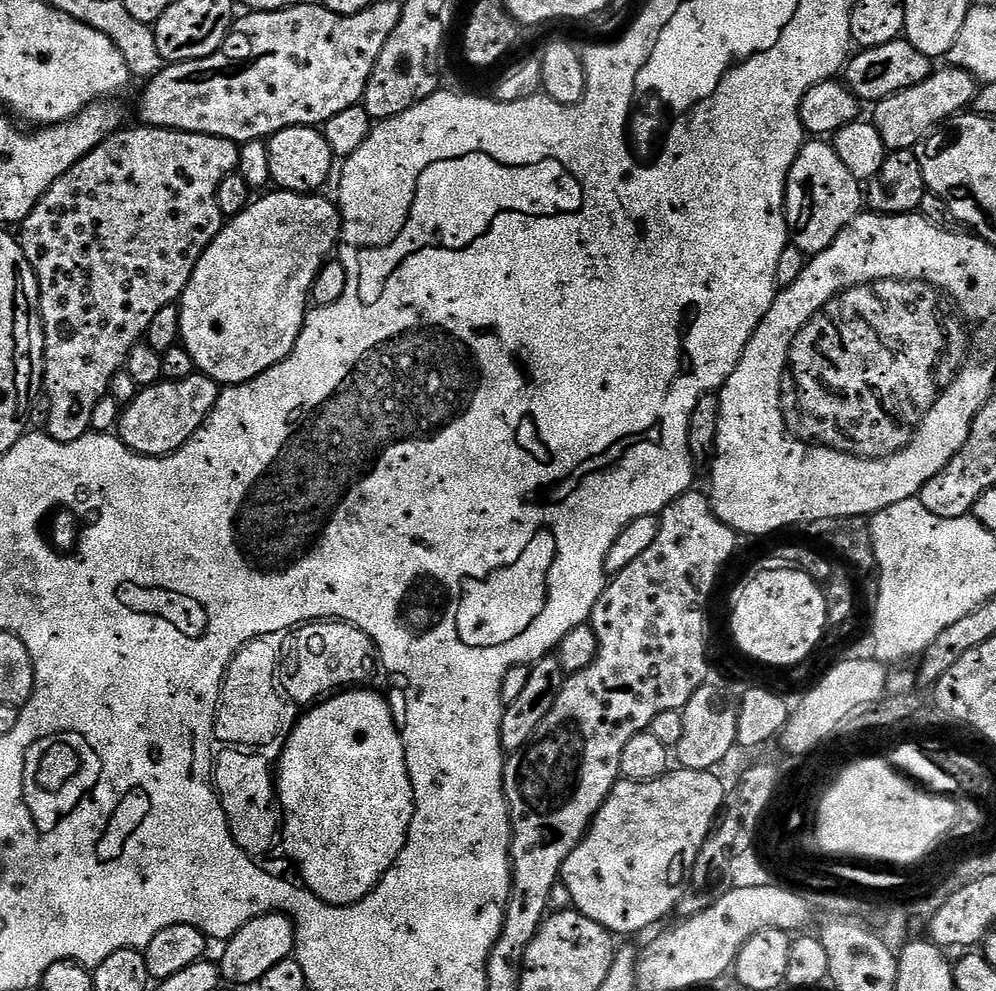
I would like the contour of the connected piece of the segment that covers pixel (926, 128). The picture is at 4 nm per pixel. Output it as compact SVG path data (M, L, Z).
M944 66L944 69L934 70L918 86L910 86L910 90L902 90L890 98L879 101L875 105L876 113L870 116L871 123L876 125L878 134L882 134L882 142L892 152L912 150L921 142L933 135L936 127L939 129L953 116L959 116L964 108L973 103L978 91L978 81L969 72L961 68Z

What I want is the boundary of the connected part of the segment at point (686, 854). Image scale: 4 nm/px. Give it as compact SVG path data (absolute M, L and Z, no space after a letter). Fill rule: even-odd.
M677 767L669 775L657 780L651 780L650 782L642 782L641 784L636 784L632 780L625 780L623 778L617 780L610 790L606 802L600 807L596 817L592 819L592 825L589 826L587 834L580 839L580 845L572 851L570 858L566 858L566 862L560 871L562 883L566 886L566 889L570 890L572 908L583 914L586 918L598 922L598 926L602 926L617 937L632 936L635 932L644 932L651 924L658 923L663 916L670 914L672 916L677 911L680 900L686 895L684 883L687 882L688 884L690 877L693 875L693 868L696 865L696 859L699 857L703 844L714 831L714 825L717 823L716 815L719 814L720 807L723 809L726 804L726 789L724 790L724 784L715 776L716 774L712 770L703 772L702 770Z

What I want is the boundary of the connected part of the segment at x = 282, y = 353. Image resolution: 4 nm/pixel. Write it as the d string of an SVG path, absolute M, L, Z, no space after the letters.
M272 190L264 195L268 194L269 196L264 196L261 200L259 198L253 199L248 207L225 223L224 229L216 235L214 242L210 242L210 246L202 254L202 258L198 258L198 266L194 266L194 274L190 274L190 282L178 301L180 309L180 344L190 354L190 358L194 358L197 369L221 386L246 384L258 374L262 374L274 367L278 362L282 362L292 353L294 346L298 342L298 334L304 325L304 318L310 311L310 297L314 286L314 278L318 278L318 274L322 271L324 265L328 263L333 253L337 251L340 243L340 209L333 201L331 204L324 197L324 194Z

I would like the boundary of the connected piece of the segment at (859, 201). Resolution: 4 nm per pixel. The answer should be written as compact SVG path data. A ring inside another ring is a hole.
M812 138L800 145L784 195L791 247L802 250L809 258L816 256L831 246L845 226L860 215L865 204L866 192L862 182L850 174L850 166L838 158L827 139Z

